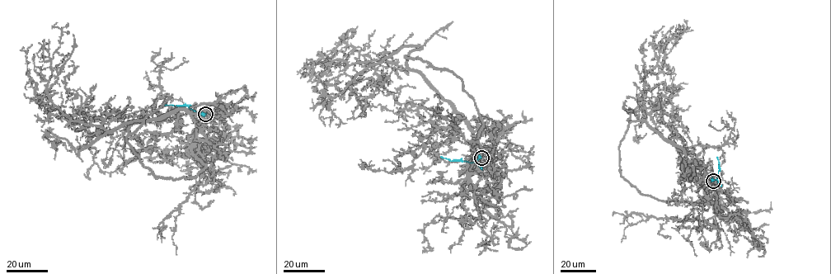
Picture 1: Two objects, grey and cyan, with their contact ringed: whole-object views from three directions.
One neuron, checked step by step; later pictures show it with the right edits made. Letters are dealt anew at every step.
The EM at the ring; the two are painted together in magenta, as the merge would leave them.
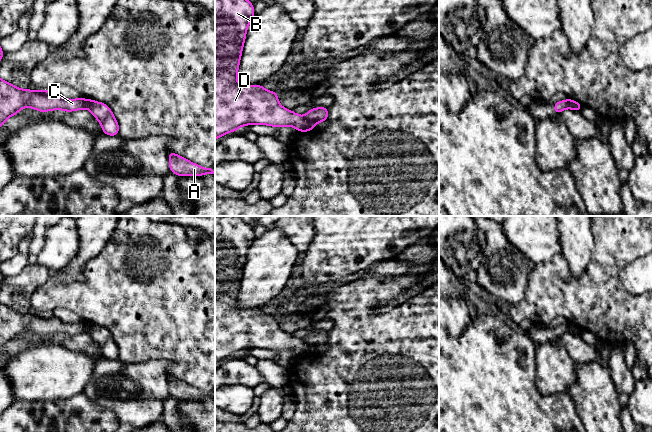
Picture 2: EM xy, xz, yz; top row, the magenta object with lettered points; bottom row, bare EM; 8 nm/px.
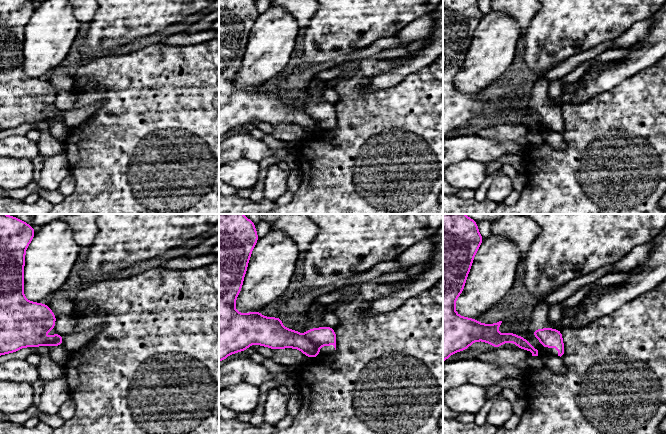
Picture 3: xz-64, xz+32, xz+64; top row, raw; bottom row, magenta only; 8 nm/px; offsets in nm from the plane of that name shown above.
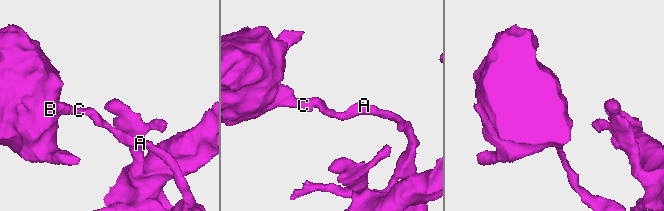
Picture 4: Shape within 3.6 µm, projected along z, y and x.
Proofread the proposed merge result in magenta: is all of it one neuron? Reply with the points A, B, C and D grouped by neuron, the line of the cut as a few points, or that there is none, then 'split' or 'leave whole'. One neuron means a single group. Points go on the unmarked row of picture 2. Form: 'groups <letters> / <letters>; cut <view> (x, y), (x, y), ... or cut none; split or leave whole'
groups A / B C D; cut xz (304, 341), (315, 347); split

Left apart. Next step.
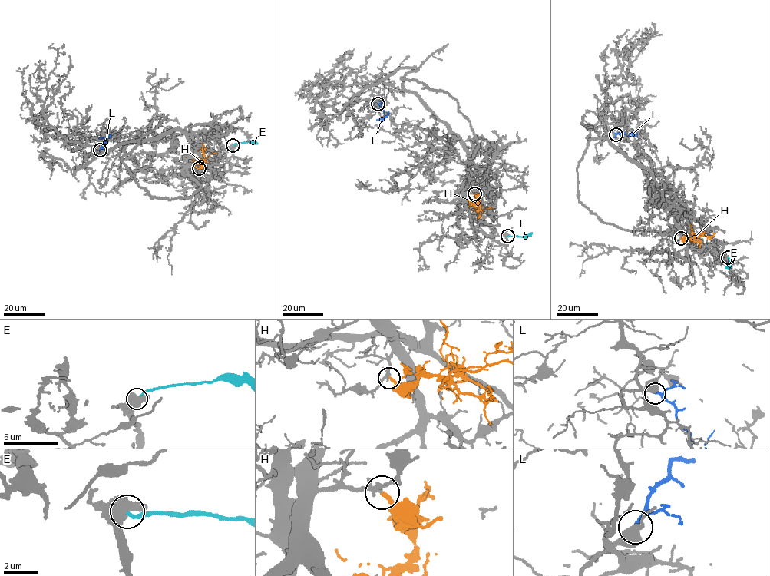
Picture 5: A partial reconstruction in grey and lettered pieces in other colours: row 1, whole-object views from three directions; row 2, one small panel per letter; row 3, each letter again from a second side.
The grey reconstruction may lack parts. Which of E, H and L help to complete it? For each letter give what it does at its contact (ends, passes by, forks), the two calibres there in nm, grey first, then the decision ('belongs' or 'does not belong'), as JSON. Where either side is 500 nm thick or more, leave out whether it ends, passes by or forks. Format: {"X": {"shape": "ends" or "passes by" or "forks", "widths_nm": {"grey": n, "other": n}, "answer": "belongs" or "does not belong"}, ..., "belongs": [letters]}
{"E": {"widths_nm": {"grey": 900, "other": 220}, "answer": "does not belong"}, "H": {"shape": "ends", "widths_nm": {"grey": 240, "other": 260}, "answer": "belongs"}, "L": {"widths_nm": {"grey": 550, "other": 220}, "answer": "belongs"}, "belongs": ["H", "L"]}

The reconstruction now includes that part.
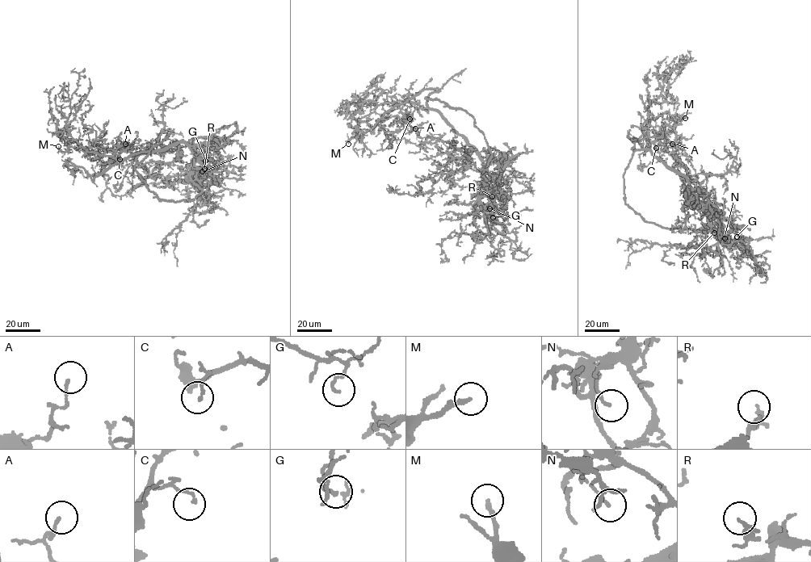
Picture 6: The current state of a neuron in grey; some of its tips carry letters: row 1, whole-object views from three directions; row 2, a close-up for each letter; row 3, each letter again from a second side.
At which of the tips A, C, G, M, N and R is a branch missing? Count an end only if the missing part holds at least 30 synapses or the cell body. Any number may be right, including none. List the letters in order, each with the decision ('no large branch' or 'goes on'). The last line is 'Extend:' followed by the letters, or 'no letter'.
A: no large branch
C: no large branch
G: no large branch
M: goes on
N: no large branch
R: no large branch
Extend: M

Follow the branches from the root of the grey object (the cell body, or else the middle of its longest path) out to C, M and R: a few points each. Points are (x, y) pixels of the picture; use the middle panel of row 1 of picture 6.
C: (451, 126), (427, 104), (428, 97), (439, 89), (425, 89), (399, 105), (404, 119), (409, 119)
M: (451, 126), (427, 104), (430, 94), (439, 90), (425, 89), (405, 100), (379, 105), (361, 119), (348, 144)
R: (451, 126), (472, 145), (481, 161), (484, 171), (481, 195), (488, 196), (491, 200), (492, 196)

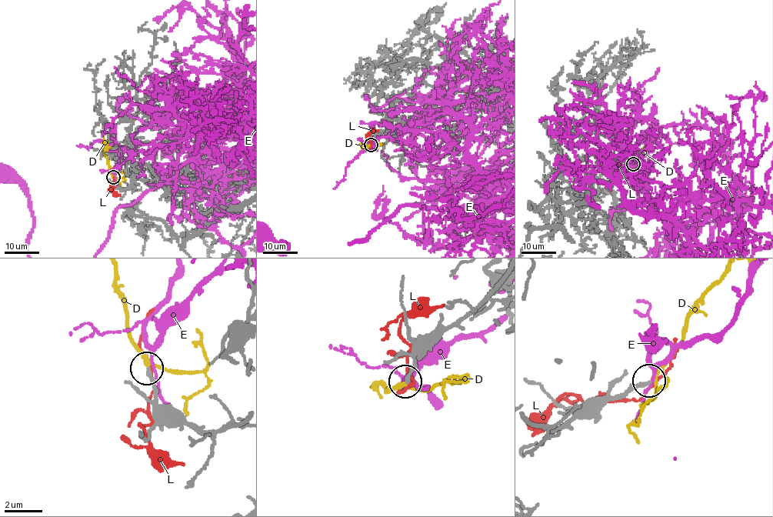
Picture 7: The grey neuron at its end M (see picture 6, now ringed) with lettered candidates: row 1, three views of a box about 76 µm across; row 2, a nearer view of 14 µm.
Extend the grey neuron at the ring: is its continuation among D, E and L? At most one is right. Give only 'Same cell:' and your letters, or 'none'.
Same cell: D

